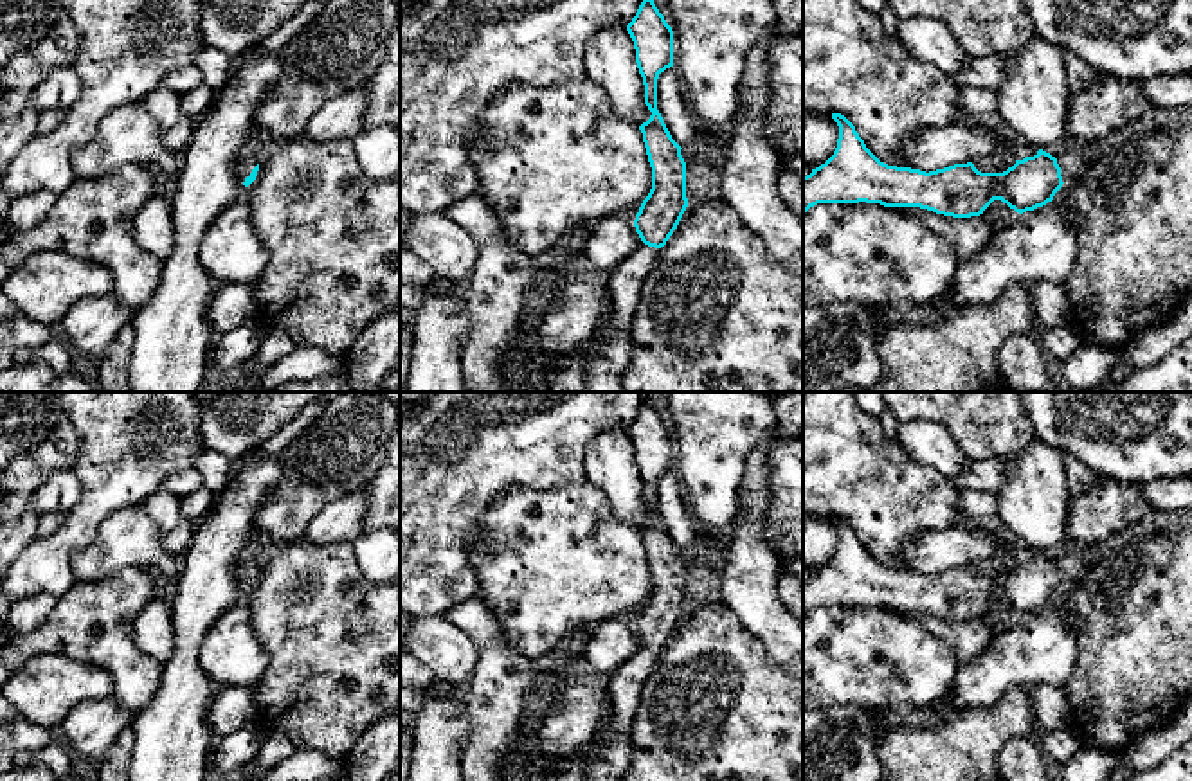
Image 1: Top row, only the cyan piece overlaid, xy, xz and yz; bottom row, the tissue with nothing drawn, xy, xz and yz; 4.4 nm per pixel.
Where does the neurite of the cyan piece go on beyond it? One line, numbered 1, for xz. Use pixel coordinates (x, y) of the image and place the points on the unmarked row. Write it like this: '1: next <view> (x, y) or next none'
1: next xz (625, 684)

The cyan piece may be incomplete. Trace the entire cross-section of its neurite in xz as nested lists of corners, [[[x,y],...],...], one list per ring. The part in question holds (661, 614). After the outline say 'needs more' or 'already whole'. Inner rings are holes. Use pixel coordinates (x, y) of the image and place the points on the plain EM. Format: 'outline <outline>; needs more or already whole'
outline [[[646,399],[627,434],[634,444],[636,466],[645,488],[650,522],[639,529],[652,570],[652,592],[636,617],[634,630],[643,648],[621,664],[607,682],[612,695],[614,738],[628,736],[645,682],[650,678],[657,653],[677,632],[686,610],[686,565],[657,513],[659,477],[673,470],[673,434]]]; needs more

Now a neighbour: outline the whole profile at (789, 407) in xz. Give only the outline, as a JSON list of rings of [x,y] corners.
[[[785,392],[772,396],[772,407],[778,417],[778,432],[783,439],[803,435],[803,392]]]

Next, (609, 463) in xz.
[[[627,430],[600,432],[585,448],[583,468],[587,482],[605,493],[619,520],[637,529],[650,522],[652,515],[645,507],[645,488]]]

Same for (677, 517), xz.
[[[675,470],[666,471],[657,482],[657,513],[672,538],[682,551],[697,536],[699,522],[690,509]]]

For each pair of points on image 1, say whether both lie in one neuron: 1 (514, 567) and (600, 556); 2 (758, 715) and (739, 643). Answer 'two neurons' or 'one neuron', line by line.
1: one neuron
2: one neuron

